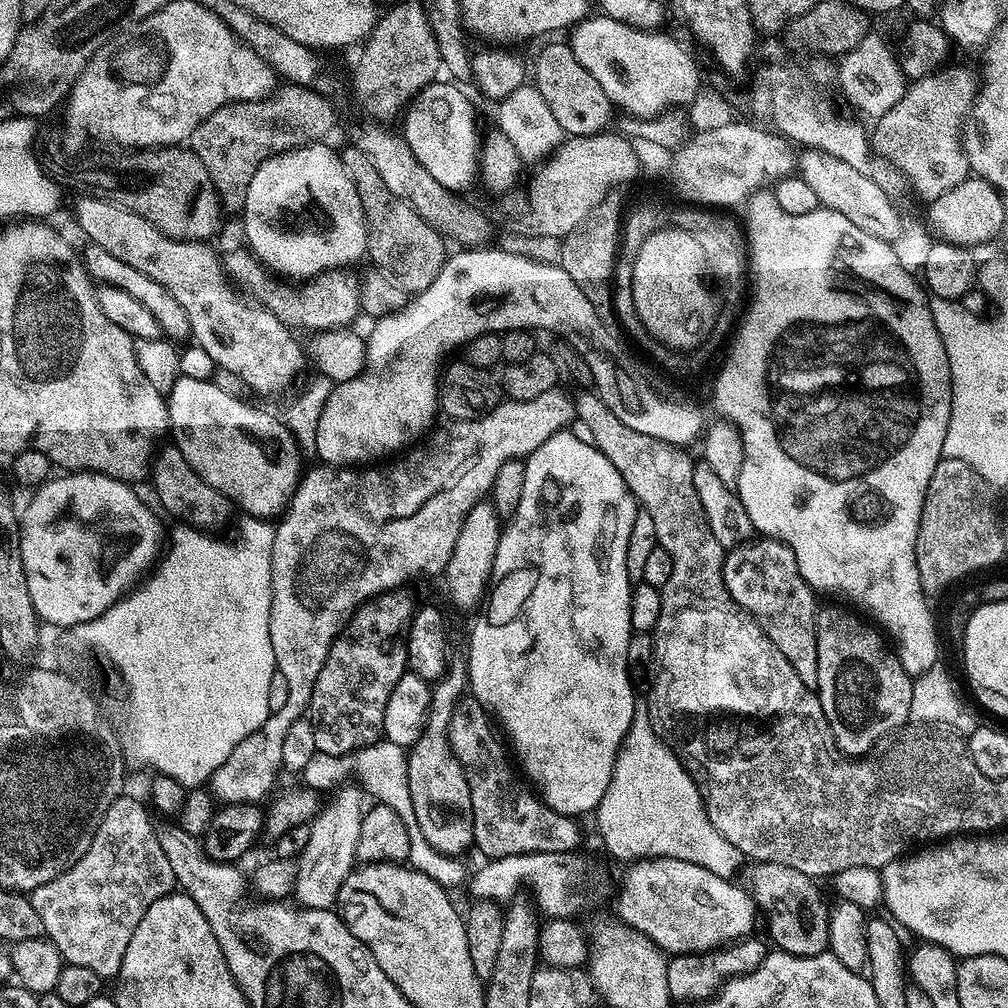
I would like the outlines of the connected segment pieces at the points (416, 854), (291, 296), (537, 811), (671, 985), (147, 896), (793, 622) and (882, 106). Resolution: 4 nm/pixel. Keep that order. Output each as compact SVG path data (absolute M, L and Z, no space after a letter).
M381 738L366 748L359 748L351 760L352 768L360 778L360 780L358 779L359 787L373 801L390 806L390 810L396 811L398 818L402 818L402 822L406 822L406 830L410 834L410 854L407 863L411 867L417 868L422 874L426 874L426 878L434 878L434 882L438 882L449 890L455 890L463 880L465 883L466 872L464 876L464 864L461 861L463 859L446 856L444 853L434 850L434 846L430 846L430 842L426 842L426 838L422 834L422 826L418 826L418 818L414 818L414 802L410 802L410 782L406 778L408 769L406 749L402 746L394 746L394 742Z
M247 251L236 252L232 260L236 263L236 272L244 279L244 284L253 292L255 297L264 307L293 330L309 328L314 334L324 334L328 329L347 329L352 326L356 316L361 315L360 290L361 277L355 276L352 270L333 270L321 272L318 276L311 277L312 288L278 288L270 284L271 277L261 268L255 256Z
M471 694L461 696L452 719L452 749L454 754L460 757L460 765L464 768L466 782L470 786L472 839L475 847L477 849L479 847L492 848L490 856L493 860L535 852L576 852L580 844L580 828L576 825L579 823L573 817L558 814L525 783L517 765L510 759L509 749L502 743L498 732L498 737L496 737L495 731L497 732L497 729L494 727L494 720L488 709L478 703L475 696Z
M749 934L741 940L710 948L707 952L681 952L673 955L666 966L666 986L673 1001L699 1002L709 999L715 996L732 977L743 976L745 972L752 972L758 966L762 966L770 948L763 939L761 940L756 934Z
M128 795L117 796L108 807L94 834L94 842L90 842L90 850L86 850L70 870L53 880L44 880L30 894L34 910L38 910L38 918L42 918L44 936L51 940L65 961L74 966L86 966L105 978L119 976L126 946L130 946L130 938L134 938L134 930L138 930L138 922L142 922L146 910L177 887L174 870L170 870L170 862L160 845L157 825L152 825L148 817L149 809L146 804L144 809L142 801Z
M756 538L737 544L725 555L726 590L738 606L742 606L760 623L770 642L782 650L786 662L794 666L794 674L810 689L818 682L818 642L816 641L817 593L802 578L794 550L780 540Z
M861 35L854 50L839 57L838 64L840 69L836 72L836 80L840 83L840 92L848 99L850 107L861 112L861 117L869 116L869 121L874 122L882 118L886 110L893 108L898 98L902 98L906 77L900 67L897 53L888 49L888 44L882 37Z

